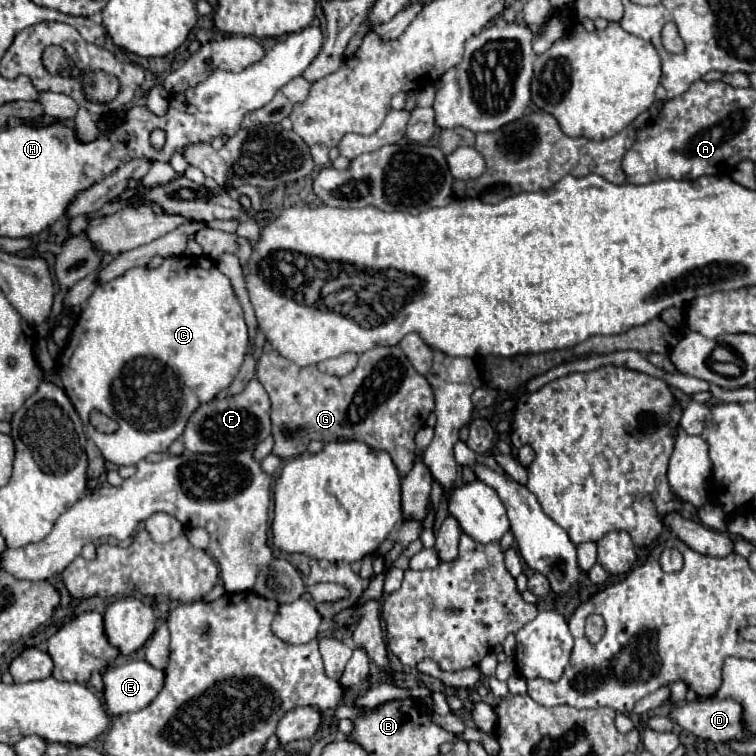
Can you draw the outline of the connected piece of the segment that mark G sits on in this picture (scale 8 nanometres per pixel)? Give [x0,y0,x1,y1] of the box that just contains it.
[257,346,435,478]

